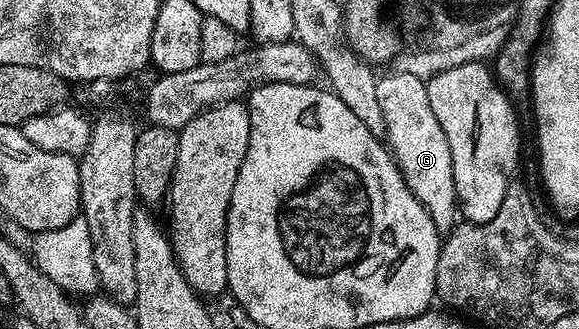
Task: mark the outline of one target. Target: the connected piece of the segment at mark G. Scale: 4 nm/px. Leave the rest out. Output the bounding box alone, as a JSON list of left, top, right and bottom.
[376,71,461,235]

